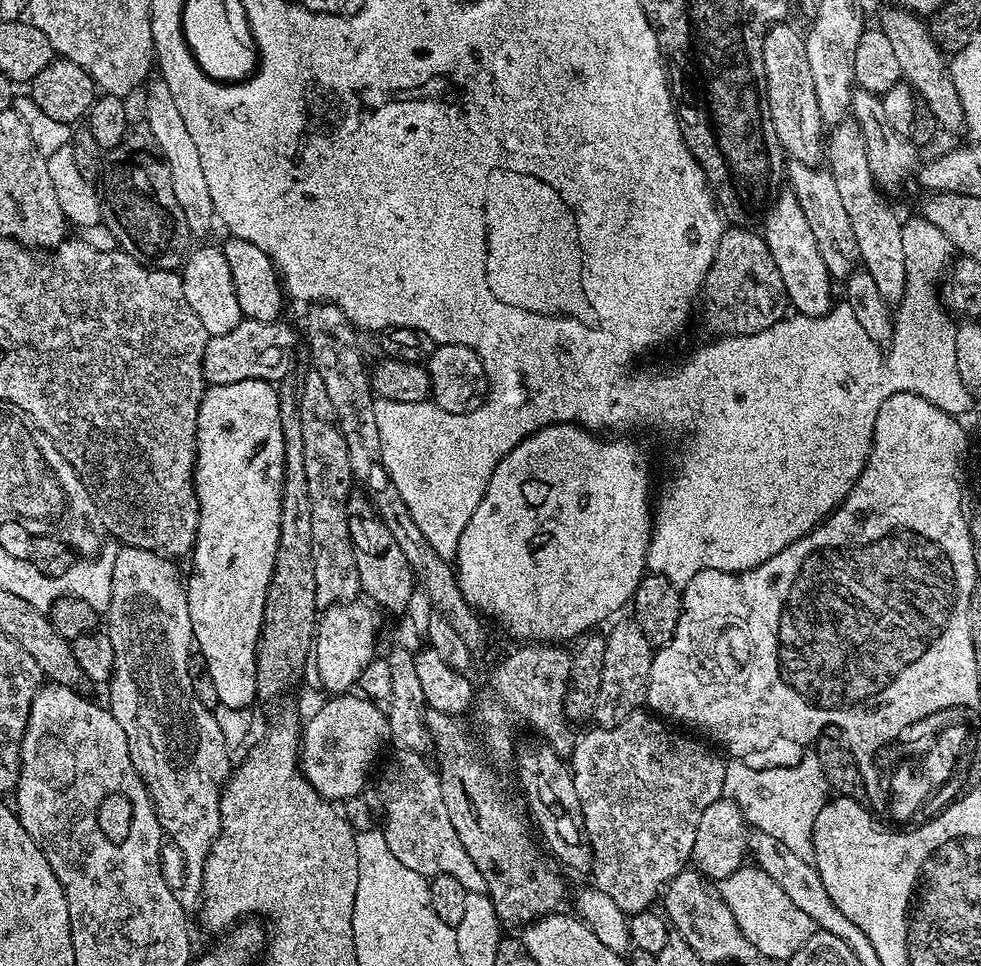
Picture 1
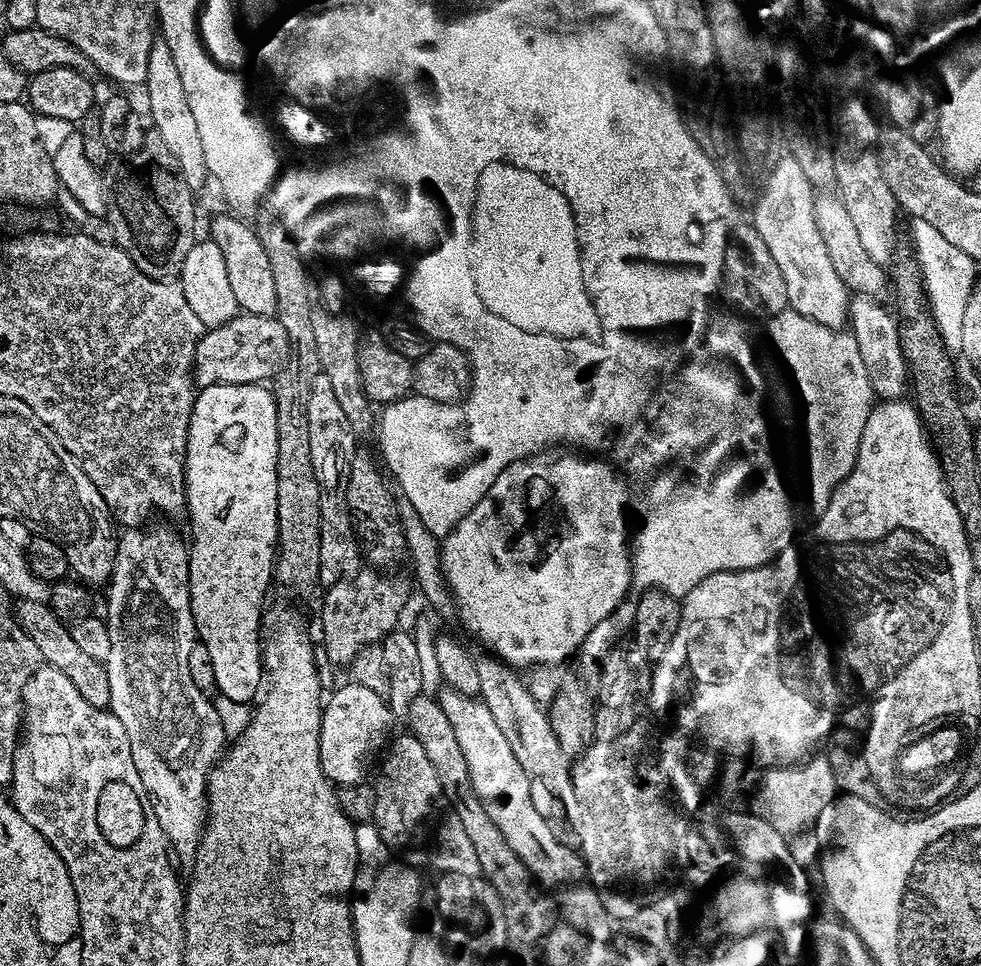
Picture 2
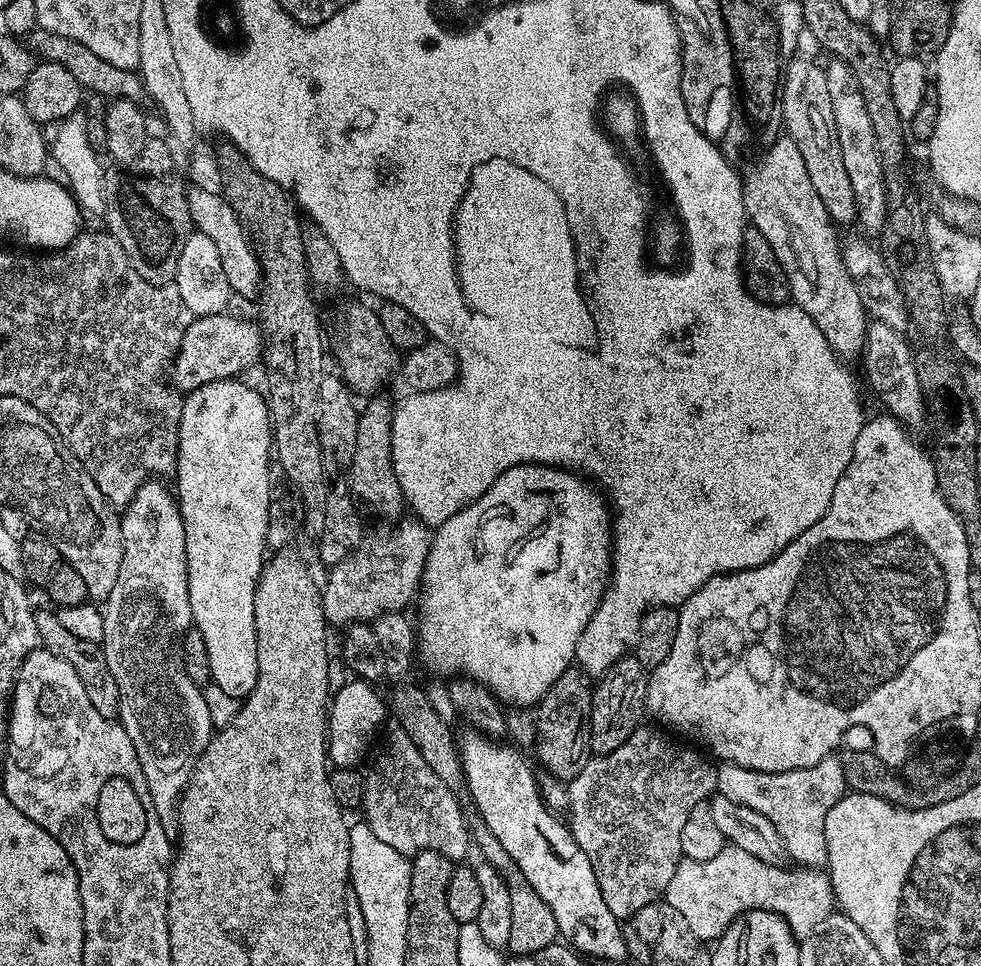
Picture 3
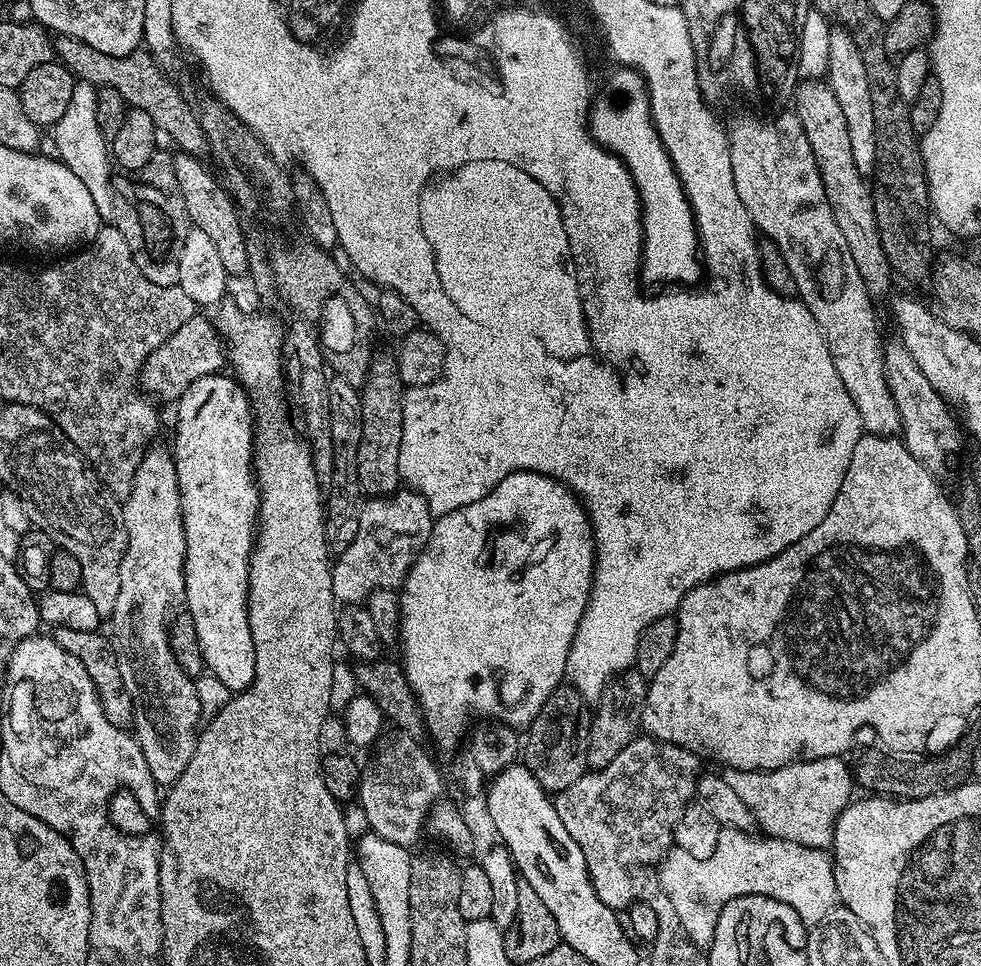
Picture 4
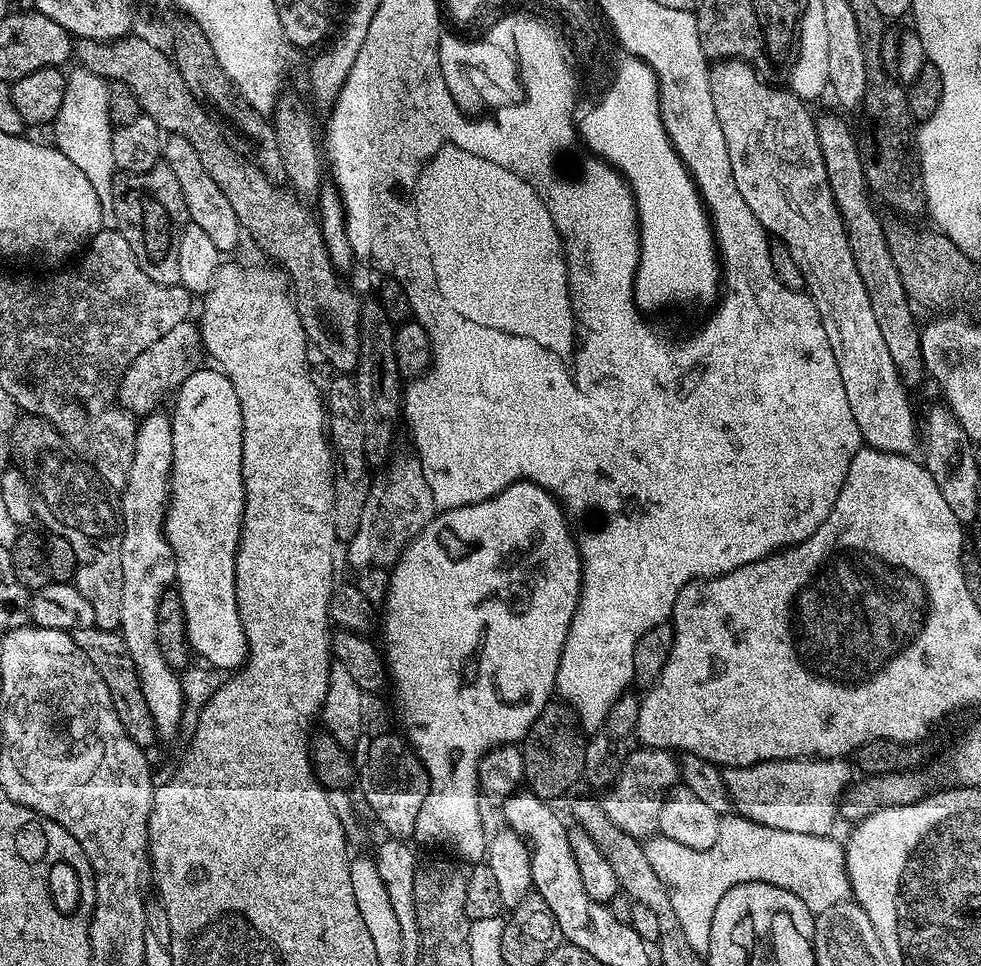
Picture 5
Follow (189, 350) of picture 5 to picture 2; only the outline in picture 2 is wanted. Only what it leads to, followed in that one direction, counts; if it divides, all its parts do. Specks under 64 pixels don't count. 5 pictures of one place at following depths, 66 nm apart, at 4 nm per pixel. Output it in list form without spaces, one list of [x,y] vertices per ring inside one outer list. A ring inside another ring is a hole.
[[[238,314],[230,322],[209,328],[200,337],[194,362],[192,383],[197,389],[215,384],[259,384],[268,382],[281,371],[286,360],[288,340],[275,316]]]

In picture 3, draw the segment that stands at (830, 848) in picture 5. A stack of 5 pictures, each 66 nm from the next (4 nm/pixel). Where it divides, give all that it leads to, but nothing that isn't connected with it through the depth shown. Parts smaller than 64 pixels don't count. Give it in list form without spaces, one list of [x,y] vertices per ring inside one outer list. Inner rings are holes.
[[[726,846],[714,858],[709,860],[681,859],[678,870],[674,870],[674,878],[670,878],[670,885],[664,895],[665,903],[674,906],[674,910],[686,918],[686,923],[694,934],[705,942],[719,940],[728,928],[728,924],[741,912],[749,908],[761,908],[767,912],[776,912],[792,928],[793,936],[803,938],[814,930],[814,926],[821,924],[827,916],[833,915],[834,897],[832,881],[828,879],[827,871],[803,866],[781,866],[767,864],[762,858],[754,858],[746,850]]]

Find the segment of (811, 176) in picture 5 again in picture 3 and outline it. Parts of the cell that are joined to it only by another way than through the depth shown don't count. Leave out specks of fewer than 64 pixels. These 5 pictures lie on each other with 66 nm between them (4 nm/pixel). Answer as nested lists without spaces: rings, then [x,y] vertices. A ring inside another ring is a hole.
[[[786,134],[773,139],[768,148],[742,176],[744,186],[744,211],[751,227],[757,228],[770,242],[774,254],[778,254],[778,262],[782,262],[782,270],[786,270],[786,278],[792,287],[791,303],[806,310],[810,314],[812,324],[822,330],[826,342],[845,361],[852,360],[864,351],[864,335],[870,323],[870,317],[862,306],[862,298],[858,298],[858,290],[850,278],[844,265],[841,237],[836,237],[837,225],[828,218],[828,211],[814,191],[810,183],[810,174],[806,174],[806,162],[802,162],[802,154],[798,146]]]

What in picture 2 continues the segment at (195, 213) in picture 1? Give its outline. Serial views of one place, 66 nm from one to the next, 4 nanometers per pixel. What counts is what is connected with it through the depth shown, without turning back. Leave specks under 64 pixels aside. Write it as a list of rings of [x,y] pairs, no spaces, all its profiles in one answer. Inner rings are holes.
[[[162,38],[153,39],[152,45],[150,46],[150,60],[146,62],[146,78],[144,79],[144,83],[142,85],[142,91],[148,95],[148,116],[147,119],[150,121],[152,119],[152,124],[156,127],[156,132],[160,135],[160,140],[164,143],[164,148],[166,151],[172,155],[172,160],[176,165],[174,165],[175,171],[178,173],[181,180],[184,181],[185,188],[189,190],[195,190],[195,188],[200,188],[204,184],[204,180],[207,181],[209,179],[208,175],[208,167],[206,166],[206,158],[202,154],[202,141],[198,139],[198,126],[194,123],[194,114],[190,114],[190,106],[189,103],[186,102],[186,92],[182,90],[182,78],[178,75],[178,68],[174,66],[174,56],[170,54],[170,48],[166,46],[166,42]]]

